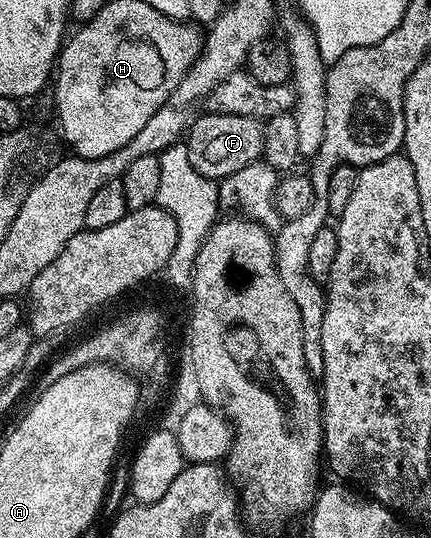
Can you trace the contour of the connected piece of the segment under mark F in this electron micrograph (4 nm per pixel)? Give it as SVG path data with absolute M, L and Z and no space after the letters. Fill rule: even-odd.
M207 111L204 114L204 117L203 114L196 116L185 134L189 163L193 163L193 167L197 167L201 175L222 179L262 158L263 125L256 118L225 115L214 111Z

